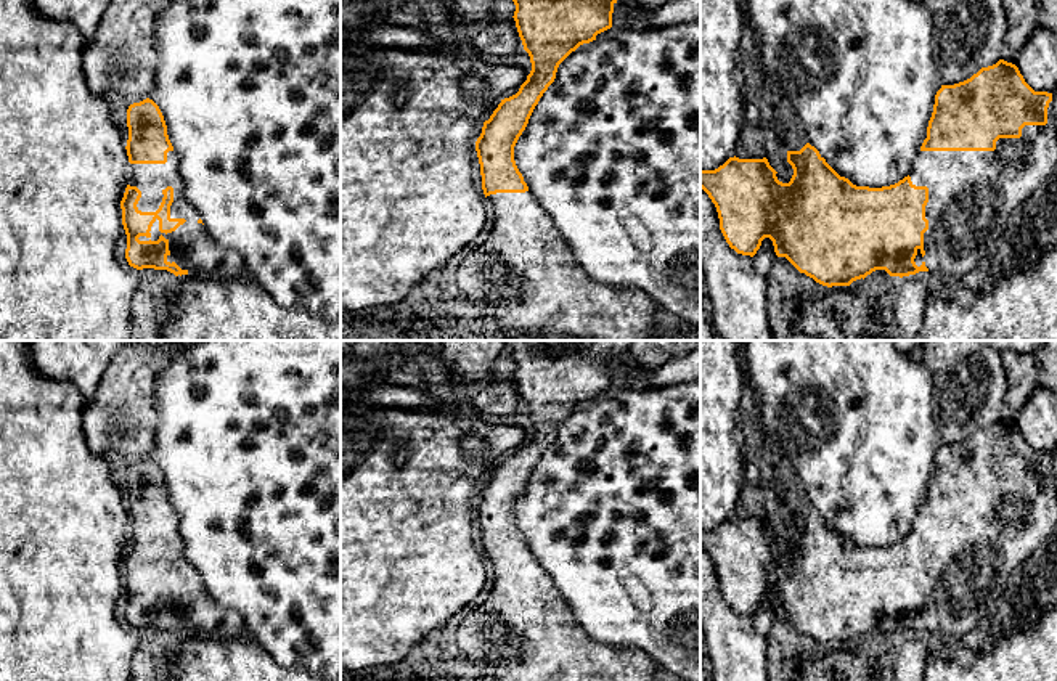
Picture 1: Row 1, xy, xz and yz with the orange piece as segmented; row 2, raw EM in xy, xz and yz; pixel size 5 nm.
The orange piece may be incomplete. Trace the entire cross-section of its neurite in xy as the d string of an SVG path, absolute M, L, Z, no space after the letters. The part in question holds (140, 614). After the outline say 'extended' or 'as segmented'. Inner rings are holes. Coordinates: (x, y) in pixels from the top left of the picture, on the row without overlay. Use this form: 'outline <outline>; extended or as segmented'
outline M149 458L130 464L127 487L130 525L120 569L129 625L167 630L175 636L243 634L243 617L209 594L185 554L180 516L169 500L159 466Z; extended

